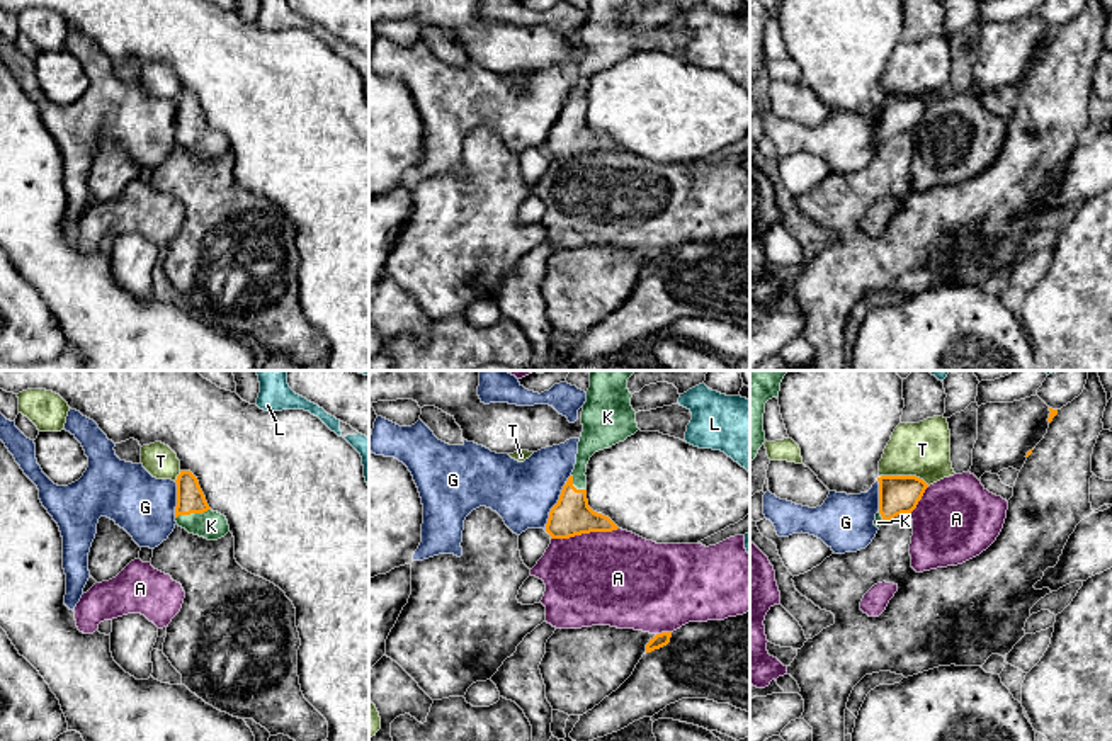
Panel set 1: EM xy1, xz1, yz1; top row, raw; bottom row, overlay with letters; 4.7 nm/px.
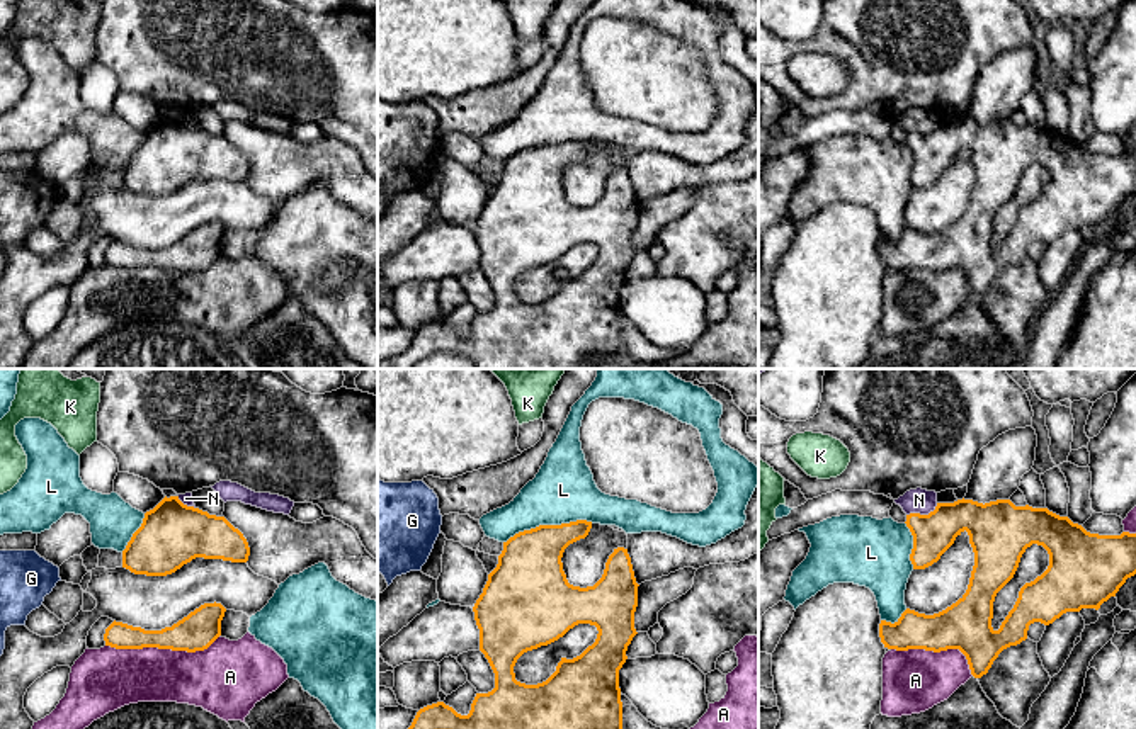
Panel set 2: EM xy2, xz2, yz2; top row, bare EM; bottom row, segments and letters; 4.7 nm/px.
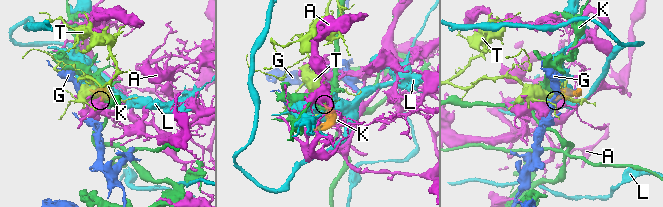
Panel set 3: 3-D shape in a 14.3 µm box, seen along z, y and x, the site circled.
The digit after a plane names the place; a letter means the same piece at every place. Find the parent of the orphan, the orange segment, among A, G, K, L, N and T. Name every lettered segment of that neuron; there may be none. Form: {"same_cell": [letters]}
{"same_cell": ["K"]}

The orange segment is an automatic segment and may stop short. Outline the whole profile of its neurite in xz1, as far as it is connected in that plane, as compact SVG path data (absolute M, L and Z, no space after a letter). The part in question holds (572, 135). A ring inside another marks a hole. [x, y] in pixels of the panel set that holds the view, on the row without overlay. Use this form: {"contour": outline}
{"contour": "M590 0L582 31L583 51L578 61L576 83L546 143L551 158L619 148L609 136L588 126L585 92L595 71L624 61L639 49L631 17L627 0Z"}

